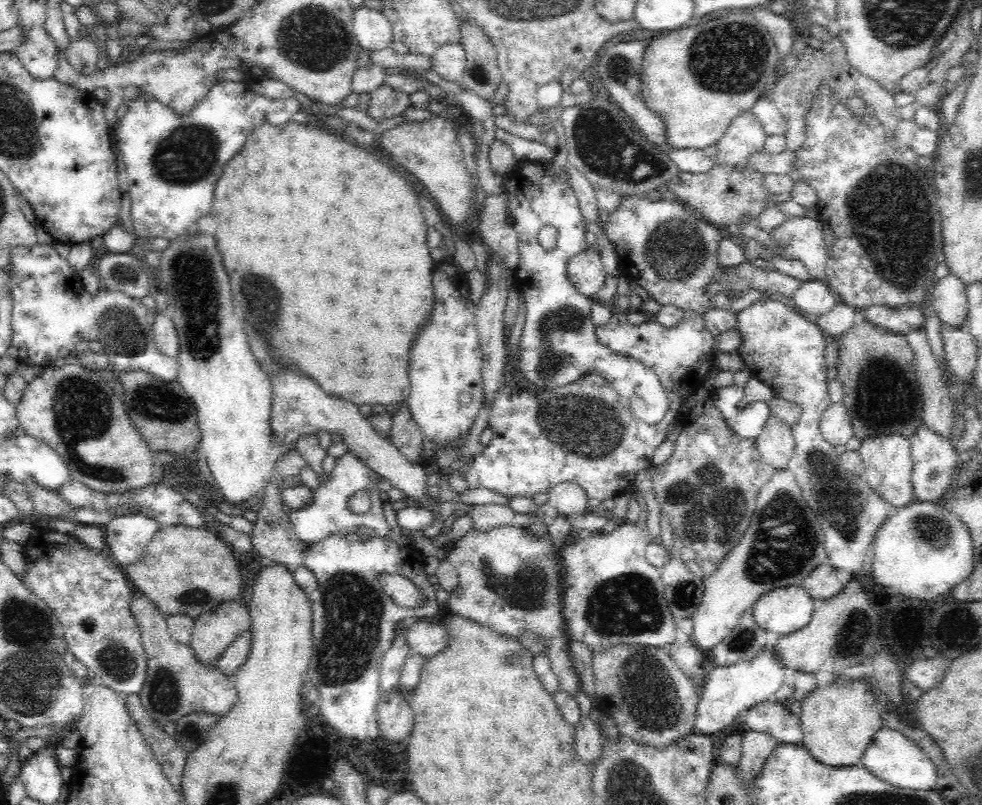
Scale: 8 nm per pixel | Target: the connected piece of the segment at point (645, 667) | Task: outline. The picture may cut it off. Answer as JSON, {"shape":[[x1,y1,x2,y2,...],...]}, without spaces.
{"shape":[[618,644,610,650,598,650,594,652,594,686,594,702,598,704,598,710,604,714,604,718,614,718,622,736,634,740,640,746,666,750,678,740,696,734,694,724,700,708,698,692,694,682,676,666,668,650,638,644]]}

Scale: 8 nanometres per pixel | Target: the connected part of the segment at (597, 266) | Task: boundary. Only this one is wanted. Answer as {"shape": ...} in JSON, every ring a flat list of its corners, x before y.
{"shape":[[590,248,568,262,568,278,582,296,596,298,608,278,602,256,596,252,596,248]]}

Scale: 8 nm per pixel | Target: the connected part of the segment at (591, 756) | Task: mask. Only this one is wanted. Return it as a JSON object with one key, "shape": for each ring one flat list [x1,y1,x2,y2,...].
{"shape":[[582,718,576,724,576,754,584,764,596,764,602,758,602,744,604,744,604,730,590,718]]}

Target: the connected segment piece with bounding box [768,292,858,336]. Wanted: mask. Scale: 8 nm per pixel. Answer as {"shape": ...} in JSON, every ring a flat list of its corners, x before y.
{"shape":[[768,292,768,294,772,296,772,300,786,304,792,310,800,312,802,316,806,316,808,320,816,322,826,332,826,336,842,336,856,322,856,318,858,318,858,310,852,308,852,306,848,306,848,304,844,304,844,302,840,302,840,300,836,302,836,306,832,306,830,312,824,312,824,314,808,314,808,312,802,312,798,308,798,304,794,304,794,298,792,296,778,294,778,292,774,292,774,294]]}

